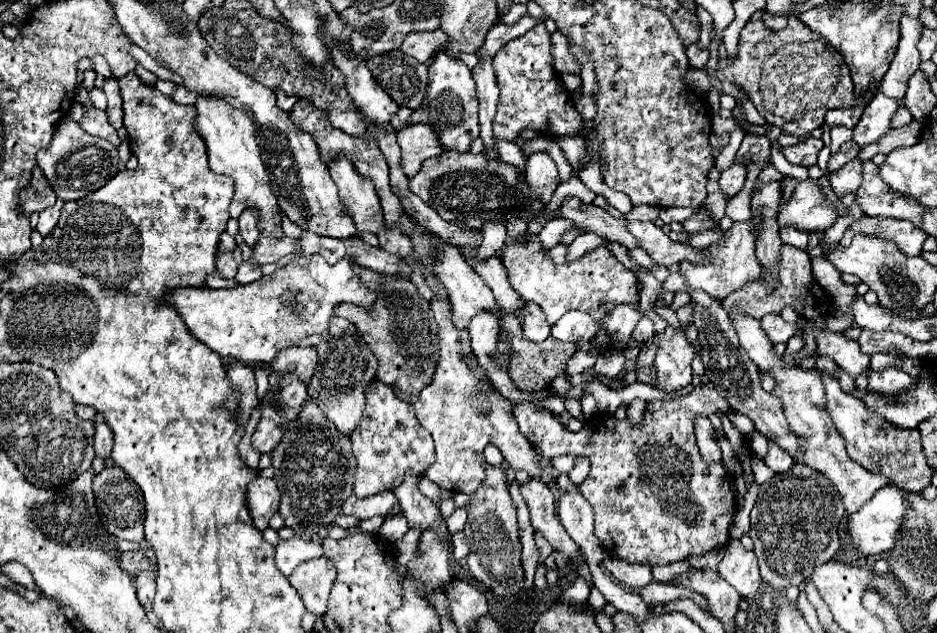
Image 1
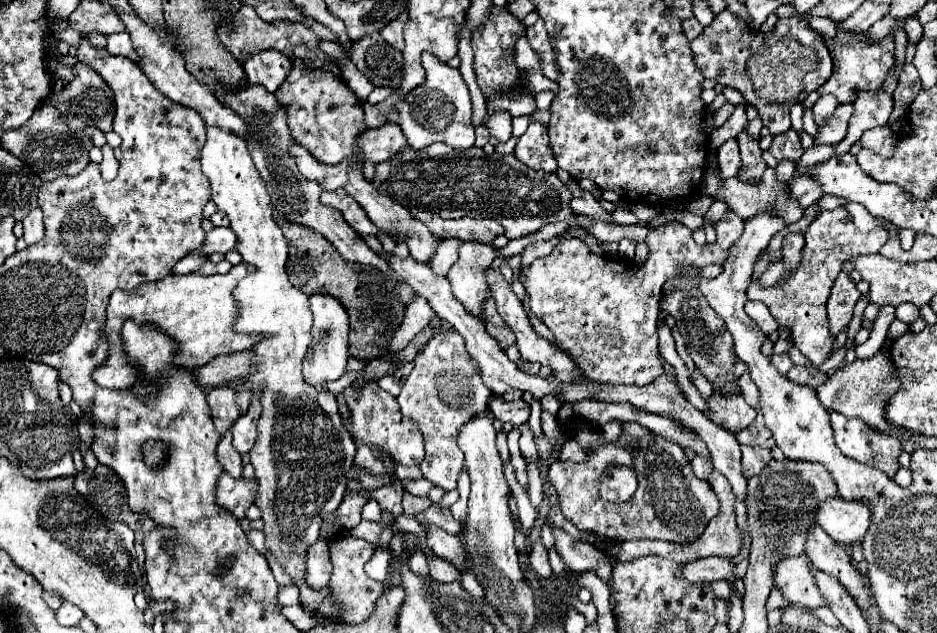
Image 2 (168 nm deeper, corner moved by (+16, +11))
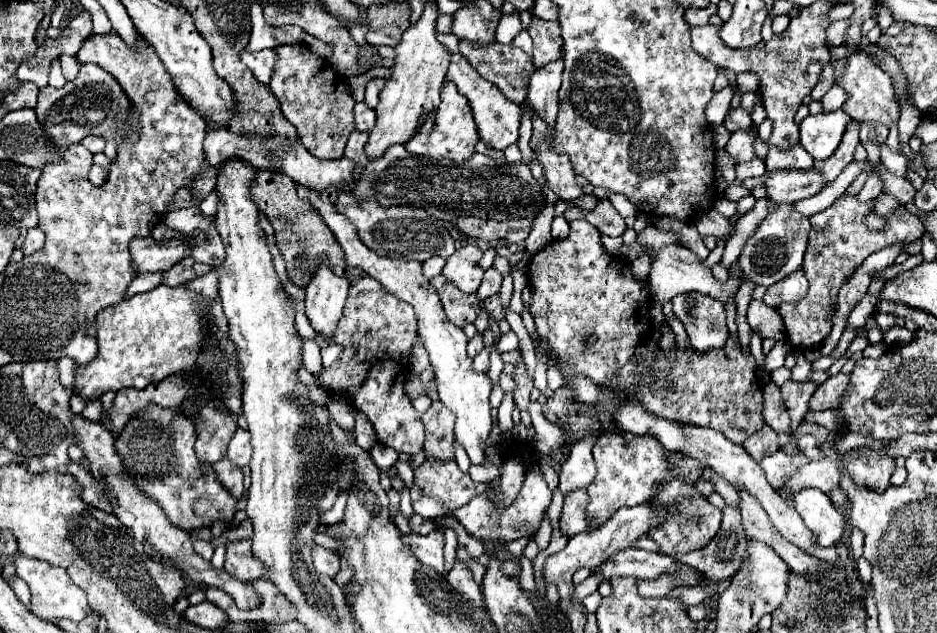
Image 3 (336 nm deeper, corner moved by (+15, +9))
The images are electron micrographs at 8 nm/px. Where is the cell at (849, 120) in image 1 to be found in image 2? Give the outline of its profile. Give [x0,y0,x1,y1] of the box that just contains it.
[818,22,894,104]

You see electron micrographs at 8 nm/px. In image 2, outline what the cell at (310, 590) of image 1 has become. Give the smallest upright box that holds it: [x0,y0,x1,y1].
[304,540,332,590]

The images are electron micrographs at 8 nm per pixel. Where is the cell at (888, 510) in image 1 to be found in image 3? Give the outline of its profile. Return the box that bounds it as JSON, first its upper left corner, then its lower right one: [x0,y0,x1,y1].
[793,488,843,546]

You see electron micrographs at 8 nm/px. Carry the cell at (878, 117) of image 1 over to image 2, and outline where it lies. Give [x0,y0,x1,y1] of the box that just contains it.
[814,104,854,144]

